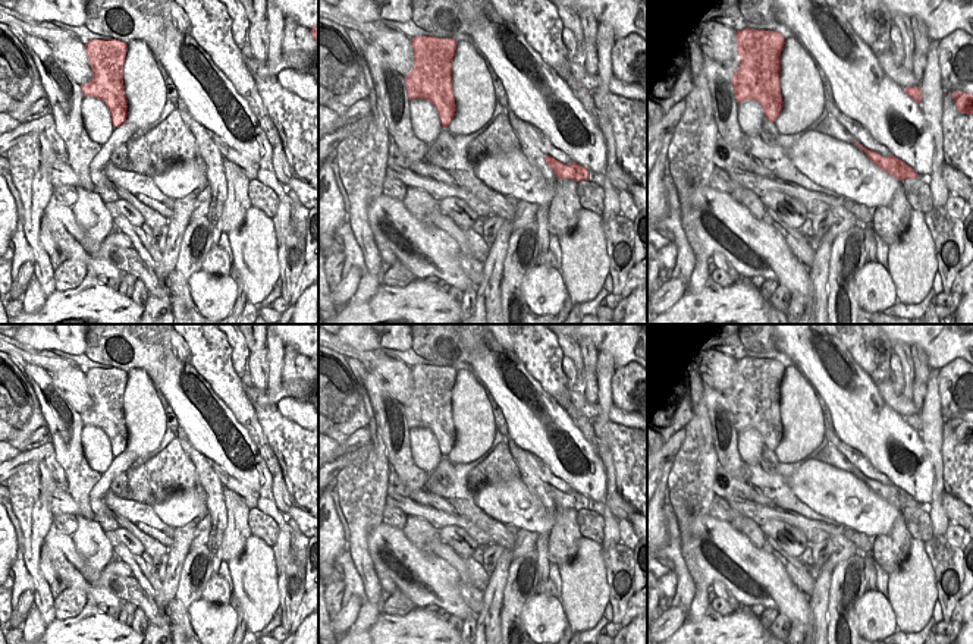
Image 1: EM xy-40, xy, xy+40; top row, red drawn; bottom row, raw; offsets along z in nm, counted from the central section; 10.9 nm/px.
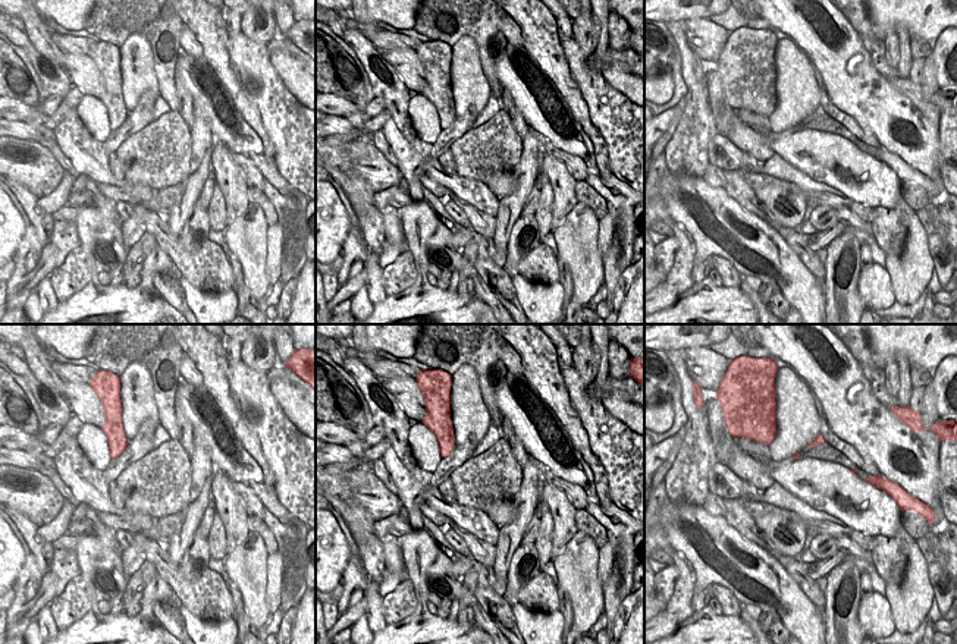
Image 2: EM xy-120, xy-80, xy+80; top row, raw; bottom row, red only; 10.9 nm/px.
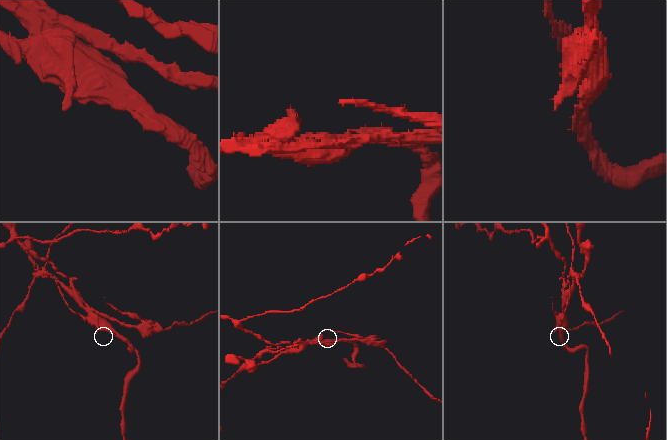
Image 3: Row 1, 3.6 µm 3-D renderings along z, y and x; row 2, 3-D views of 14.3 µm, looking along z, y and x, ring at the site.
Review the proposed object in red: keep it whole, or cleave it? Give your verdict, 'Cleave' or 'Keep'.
Cleave

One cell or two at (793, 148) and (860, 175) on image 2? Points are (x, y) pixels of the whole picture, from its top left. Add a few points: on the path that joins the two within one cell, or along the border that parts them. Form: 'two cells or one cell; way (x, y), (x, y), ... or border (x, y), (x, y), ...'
one cell; way (809, 150), (838, 162), (844, 167)

